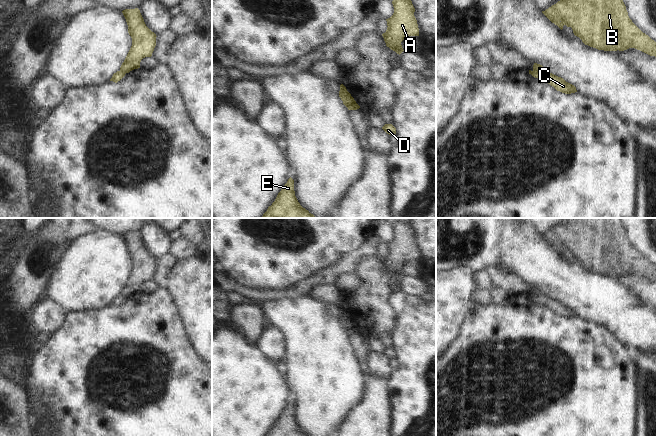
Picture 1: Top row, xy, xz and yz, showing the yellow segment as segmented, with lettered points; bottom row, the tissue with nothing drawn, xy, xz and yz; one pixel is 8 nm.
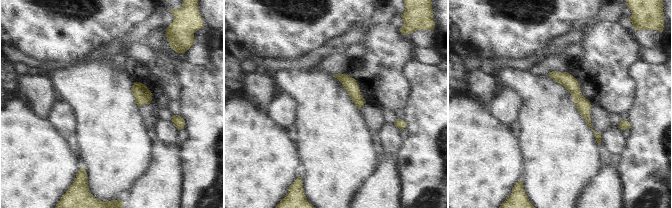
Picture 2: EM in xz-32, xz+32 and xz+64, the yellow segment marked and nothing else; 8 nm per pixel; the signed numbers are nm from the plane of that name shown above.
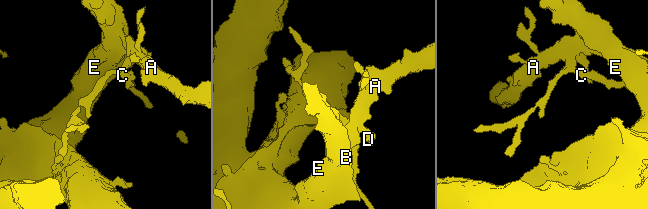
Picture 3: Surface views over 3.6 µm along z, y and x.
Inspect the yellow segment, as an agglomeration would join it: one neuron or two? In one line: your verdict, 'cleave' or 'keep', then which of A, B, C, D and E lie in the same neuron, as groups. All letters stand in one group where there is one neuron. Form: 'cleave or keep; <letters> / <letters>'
cleave; A B D E / C

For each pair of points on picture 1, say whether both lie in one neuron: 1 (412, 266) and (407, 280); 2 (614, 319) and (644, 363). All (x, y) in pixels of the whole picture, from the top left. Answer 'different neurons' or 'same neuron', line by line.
1: different neurons
2: different neurons

